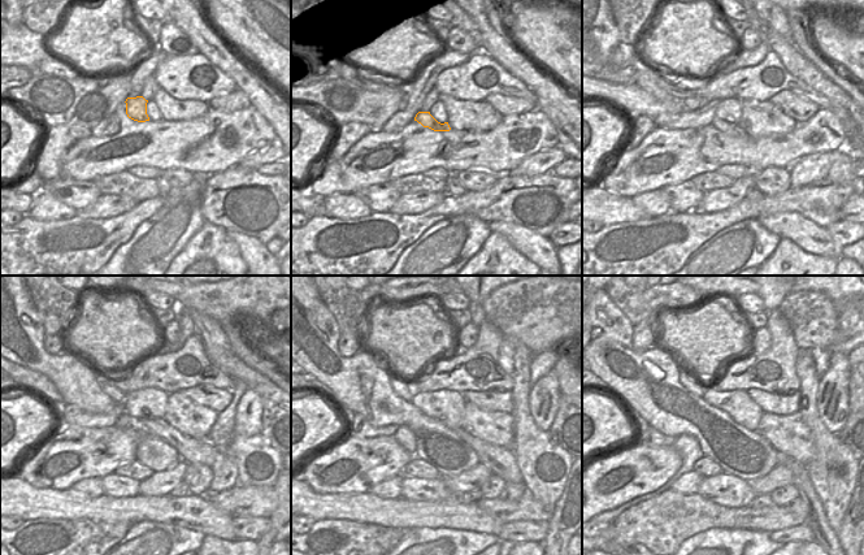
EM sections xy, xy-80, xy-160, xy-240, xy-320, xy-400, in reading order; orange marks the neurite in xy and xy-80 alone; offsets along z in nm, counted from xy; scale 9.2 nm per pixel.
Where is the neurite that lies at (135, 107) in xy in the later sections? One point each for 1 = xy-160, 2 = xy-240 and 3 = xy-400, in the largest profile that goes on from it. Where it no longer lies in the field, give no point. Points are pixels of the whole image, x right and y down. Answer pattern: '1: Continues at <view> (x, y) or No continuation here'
1: Continues at xy-160 (733, 130)
2: Continues at xy-240 (194, 451)
3: Continues at xy-400 (824, 534)

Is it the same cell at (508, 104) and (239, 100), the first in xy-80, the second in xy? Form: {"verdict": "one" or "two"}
{"verdict": "one"}

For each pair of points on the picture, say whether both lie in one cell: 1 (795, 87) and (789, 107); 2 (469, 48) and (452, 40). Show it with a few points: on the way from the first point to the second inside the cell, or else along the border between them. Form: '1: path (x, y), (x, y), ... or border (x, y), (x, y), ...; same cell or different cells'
1: border (768, 99), (781, 91), (791, 91), (820, 107); different cells
2: path (465, 44), (456, 40); same cell

